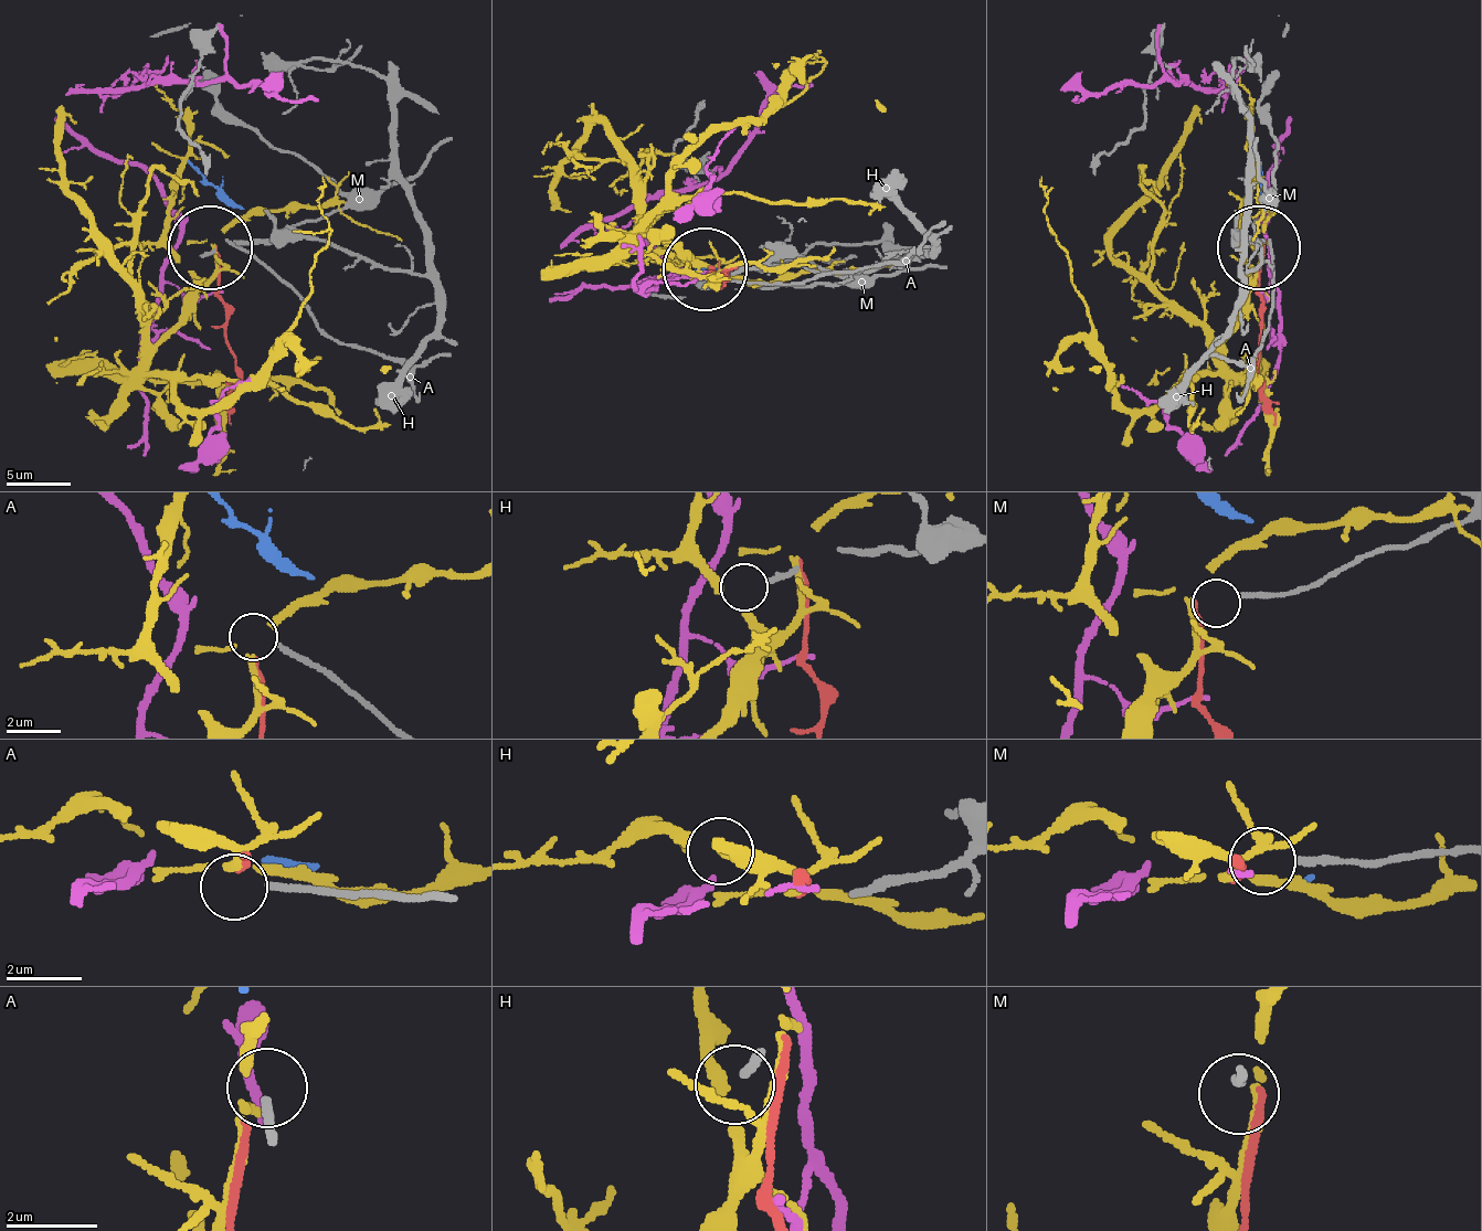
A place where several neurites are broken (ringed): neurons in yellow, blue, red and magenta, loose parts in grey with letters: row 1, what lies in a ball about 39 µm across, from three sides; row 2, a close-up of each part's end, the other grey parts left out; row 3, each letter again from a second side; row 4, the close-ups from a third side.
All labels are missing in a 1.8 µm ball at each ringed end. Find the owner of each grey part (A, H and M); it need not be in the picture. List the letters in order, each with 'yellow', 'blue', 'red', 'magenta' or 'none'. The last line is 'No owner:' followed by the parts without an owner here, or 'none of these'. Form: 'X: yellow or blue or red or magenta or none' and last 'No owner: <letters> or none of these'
A: none
H: none
M: none
No owner: A, H, M

